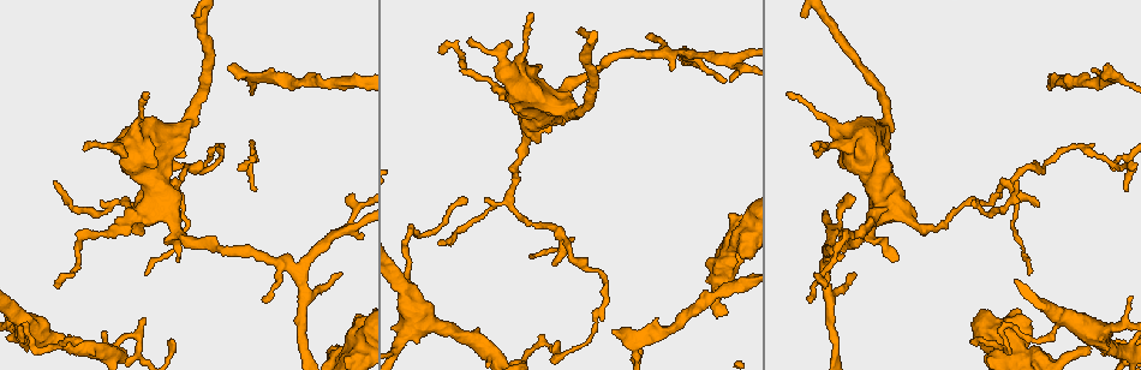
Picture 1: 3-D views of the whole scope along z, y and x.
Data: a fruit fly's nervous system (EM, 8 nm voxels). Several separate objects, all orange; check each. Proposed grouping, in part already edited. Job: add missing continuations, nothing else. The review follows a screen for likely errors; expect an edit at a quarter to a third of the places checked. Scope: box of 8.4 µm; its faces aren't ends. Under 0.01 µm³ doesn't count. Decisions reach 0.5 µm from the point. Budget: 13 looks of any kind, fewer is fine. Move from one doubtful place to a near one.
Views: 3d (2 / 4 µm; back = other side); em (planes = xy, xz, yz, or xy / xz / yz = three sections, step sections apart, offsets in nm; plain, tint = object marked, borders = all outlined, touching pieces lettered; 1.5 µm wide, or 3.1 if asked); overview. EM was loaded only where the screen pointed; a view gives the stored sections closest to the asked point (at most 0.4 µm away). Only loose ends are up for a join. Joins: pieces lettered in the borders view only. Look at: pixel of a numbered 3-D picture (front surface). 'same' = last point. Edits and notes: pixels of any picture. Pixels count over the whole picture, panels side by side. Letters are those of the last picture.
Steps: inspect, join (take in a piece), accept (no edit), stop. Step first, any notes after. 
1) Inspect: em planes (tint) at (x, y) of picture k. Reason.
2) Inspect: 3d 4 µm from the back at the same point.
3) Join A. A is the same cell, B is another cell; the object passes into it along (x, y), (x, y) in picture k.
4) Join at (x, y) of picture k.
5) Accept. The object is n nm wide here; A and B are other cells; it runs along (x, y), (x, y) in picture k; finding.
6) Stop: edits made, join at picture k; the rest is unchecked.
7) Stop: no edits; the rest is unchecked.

Inspect: em planes (borders) at (728, 313) of picture 1. Free end.

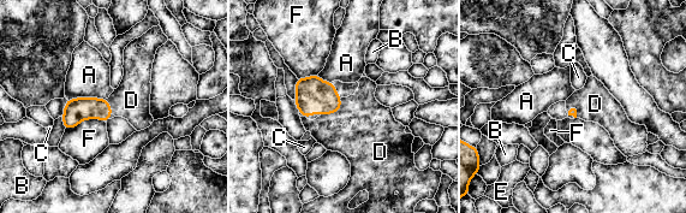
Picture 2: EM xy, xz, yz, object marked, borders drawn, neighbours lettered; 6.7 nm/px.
Join D. D is the same cell, A, B, C, E and F are other cells; the cell continues.

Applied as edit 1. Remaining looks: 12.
Inspect: em planes (borders) at (230, 66) of picture 1. An open end.

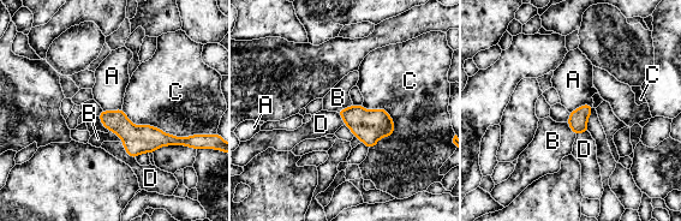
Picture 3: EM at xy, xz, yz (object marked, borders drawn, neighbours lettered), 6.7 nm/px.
Join B. The object is 130 nm wide here; B is the same cell, A, C and D are other cells; the object passes into it along (369, 126), (345, 108), (338, 97) in picture 3; it goes on there.

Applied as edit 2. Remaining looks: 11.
Inspect: em xz step 4 (borders) at (440, 243) of picture 1.

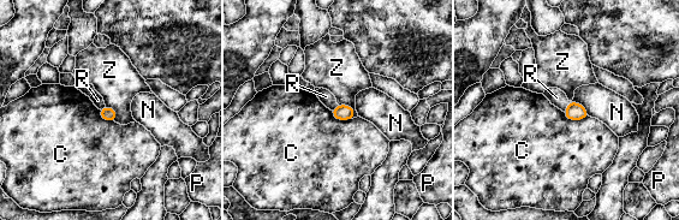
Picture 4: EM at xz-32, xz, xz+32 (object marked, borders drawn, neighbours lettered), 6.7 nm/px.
Accept. The longest contact is with C, 180 nm; C, N, P, R and Z are other cells; a border runs along (570, 101), (564, 112) in picture 4; none of them fits.

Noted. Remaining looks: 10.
Inspect: em planes (tint) at (84, 144) of picture 1. An open end.

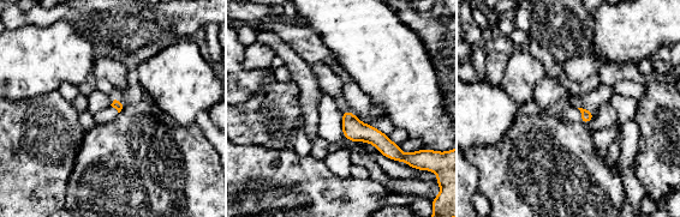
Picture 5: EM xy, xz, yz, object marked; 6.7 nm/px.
Inspect: em planes (borders) at the same point. See the neighbours.

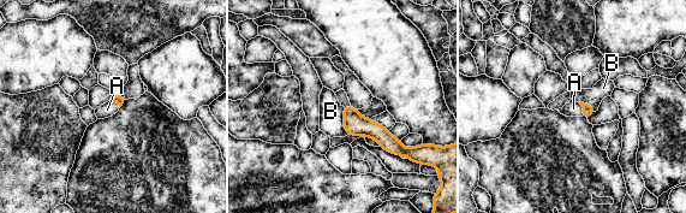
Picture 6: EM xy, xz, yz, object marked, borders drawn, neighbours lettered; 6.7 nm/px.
Join A. A is the same cell, B is another cell; the object passes into it along (588, 110), (583, 110), (573, 108) in picture 6; the cell continues.

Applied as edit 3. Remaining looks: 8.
Inspect: em yz step 4 (tint) at (855, 274) of picture 1. Thin end.

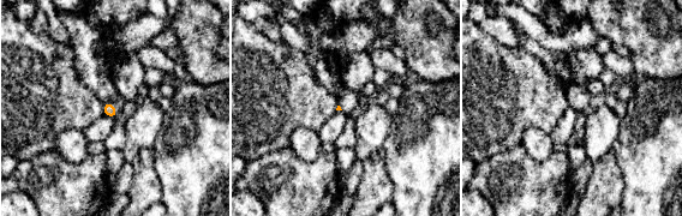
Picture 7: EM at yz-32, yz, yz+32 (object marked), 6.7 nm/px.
Inspect: em planes (borders) at the same point. Another direction.

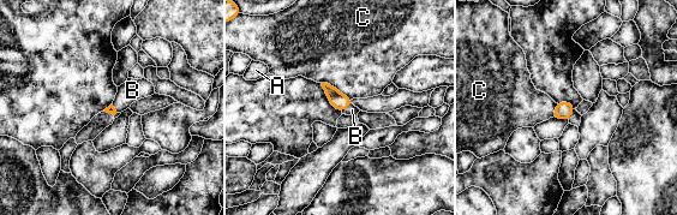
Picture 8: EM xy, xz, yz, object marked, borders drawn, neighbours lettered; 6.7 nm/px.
Join B. B is the same cell, A and C are other cells; the object passes into it along (339, 101), (347, 106), (352, 109) in picture 8; it goes on there.

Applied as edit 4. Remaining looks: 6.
Stop: edits made, join at picture 2, join at picture 3, join at picture 6, join at picture 8; the rest is unchecked.

